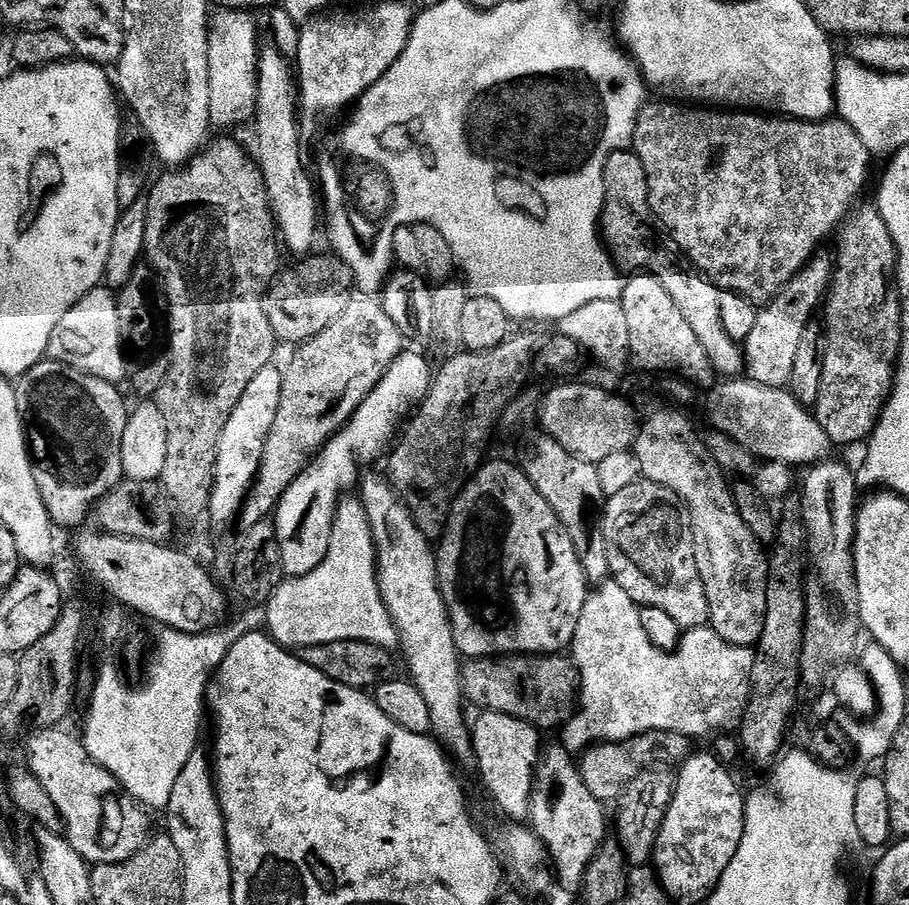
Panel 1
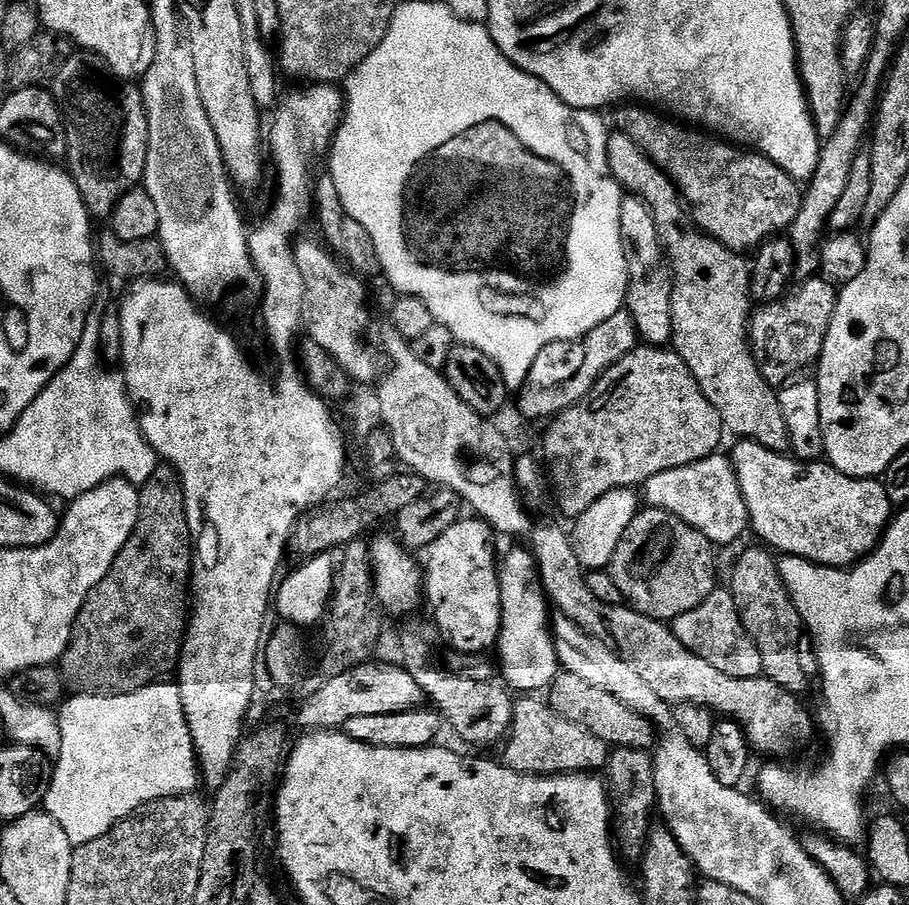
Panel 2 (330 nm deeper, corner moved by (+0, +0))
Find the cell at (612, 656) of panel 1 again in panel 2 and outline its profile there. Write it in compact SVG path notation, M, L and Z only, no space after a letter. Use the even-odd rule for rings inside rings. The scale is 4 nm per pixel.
M731 591L712 592L702 606L671 621L670 627L682 646L698 654L698 658L706 658L710 666L722 670L722 674L730 674L730 678L754 678L764 671L762 654L758 654L758 646L754 646L750 634L744 629Z

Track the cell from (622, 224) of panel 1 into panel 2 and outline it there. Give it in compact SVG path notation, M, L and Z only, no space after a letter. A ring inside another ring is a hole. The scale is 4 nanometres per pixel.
M613 131L608 138L608 165L612 176L629 196L636 196L654 214L654 226L658 226L660 244L670 255L672 270L672 338L671 347L690 366L690 374L698 382L702 394L710 398L710 406L722 418L725 429L733 437L756 440L770 450L784 454L789 451L786 418L782 418L782 406L777 389L764 375L757 357L752 351L748 326L754 308L752 273L750 264L739 252L728 249L722 242L701 231L683 195L676 188L676 181L668 177L644 151L624 132Z

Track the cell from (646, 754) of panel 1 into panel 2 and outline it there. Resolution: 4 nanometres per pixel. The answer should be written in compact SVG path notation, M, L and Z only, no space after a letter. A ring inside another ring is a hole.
M532 694L515 701L512 730L503 748L503 763L528 776L567 776L569 772L596 774L607 765L610 751L610 745L590 734L586 726L562 718L562 714L555 712L543 699L535 700Z

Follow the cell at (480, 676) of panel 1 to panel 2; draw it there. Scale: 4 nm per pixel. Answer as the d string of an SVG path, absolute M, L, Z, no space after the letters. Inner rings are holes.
M561 671L547 685L547 704L562 718L570 718L570 722L578 722L578 726L586 726L590 734L602 738L610 746L618 748L642 748L645 750L655 749L658 743L658 729L652 721L638 714L638 710L630 710L614 694L602 690L602 686L594 686L584 679L578 678L578 674L570 674Z

